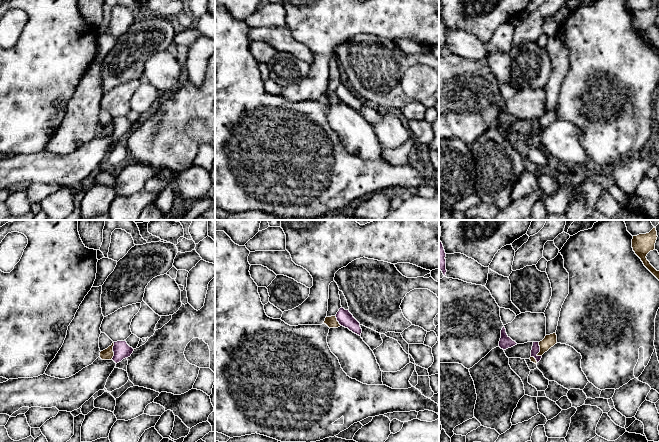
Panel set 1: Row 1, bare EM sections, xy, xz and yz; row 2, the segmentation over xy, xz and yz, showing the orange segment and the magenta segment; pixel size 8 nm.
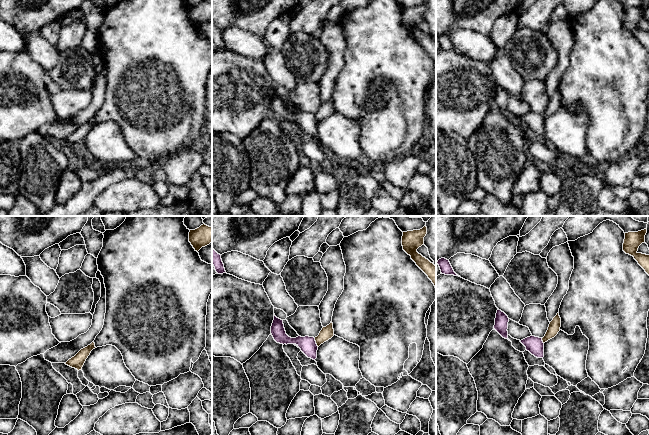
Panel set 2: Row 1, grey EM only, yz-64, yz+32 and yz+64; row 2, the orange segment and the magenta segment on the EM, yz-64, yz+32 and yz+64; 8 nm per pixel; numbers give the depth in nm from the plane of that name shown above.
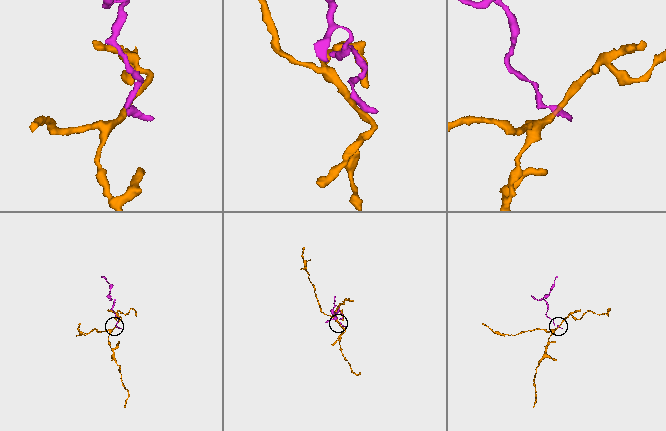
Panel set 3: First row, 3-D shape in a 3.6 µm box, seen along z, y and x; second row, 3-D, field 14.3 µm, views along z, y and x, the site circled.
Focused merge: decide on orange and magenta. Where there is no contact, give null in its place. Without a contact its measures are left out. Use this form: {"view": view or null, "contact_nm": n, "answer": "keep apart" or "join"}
{"view": "yz", "contact_nm": 120, "answer": "keep apart"}

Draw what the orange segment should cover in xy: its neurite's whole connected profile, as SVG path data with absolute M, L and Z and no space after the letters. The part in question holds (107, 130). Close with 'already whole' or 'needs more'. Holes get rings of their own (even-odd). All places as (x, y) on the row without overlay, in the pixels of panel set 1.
M113 118L112 121L109 122L107 125L101 127L99 133L100 133L102 136L112 136L112 134L113 134L113 132L114 132L113 122L114 122L114 118Z; already whole

